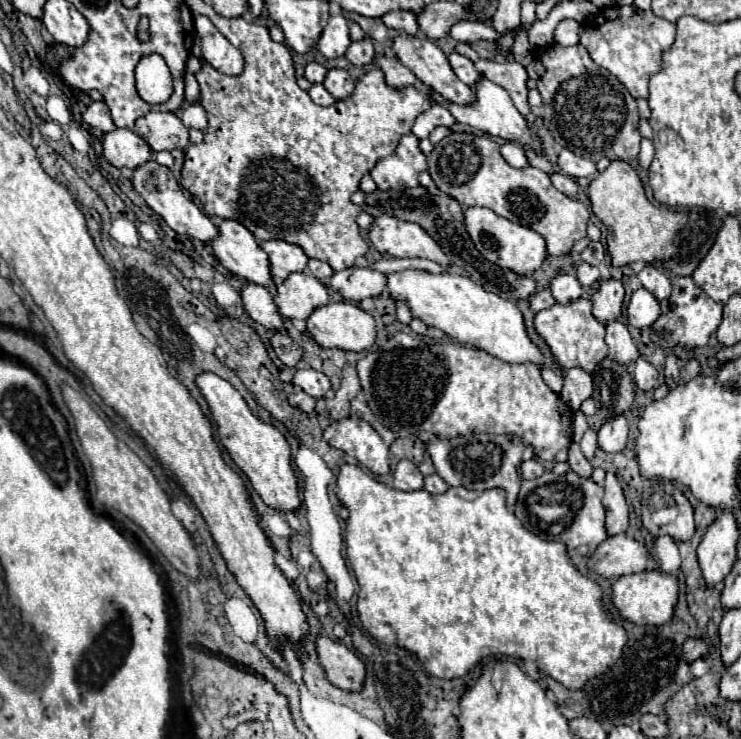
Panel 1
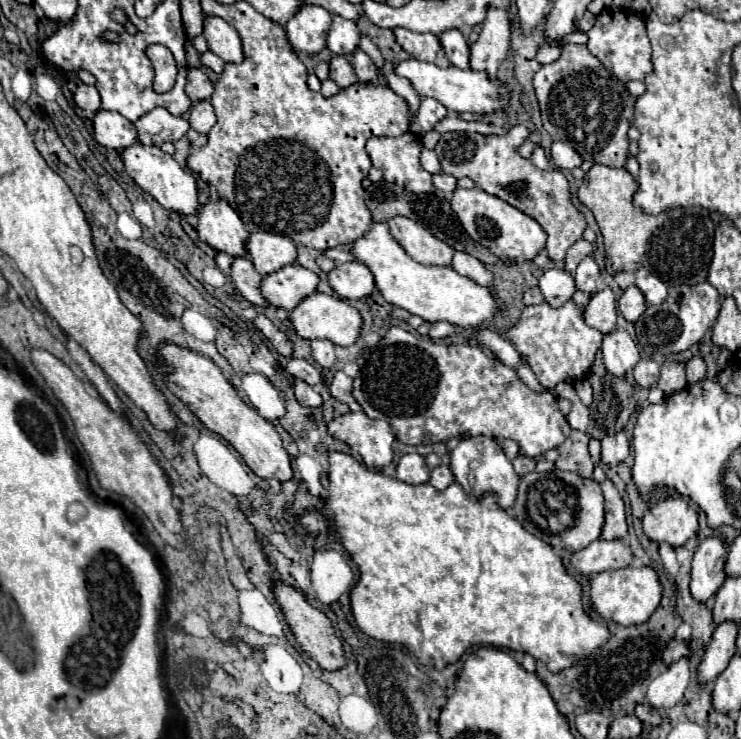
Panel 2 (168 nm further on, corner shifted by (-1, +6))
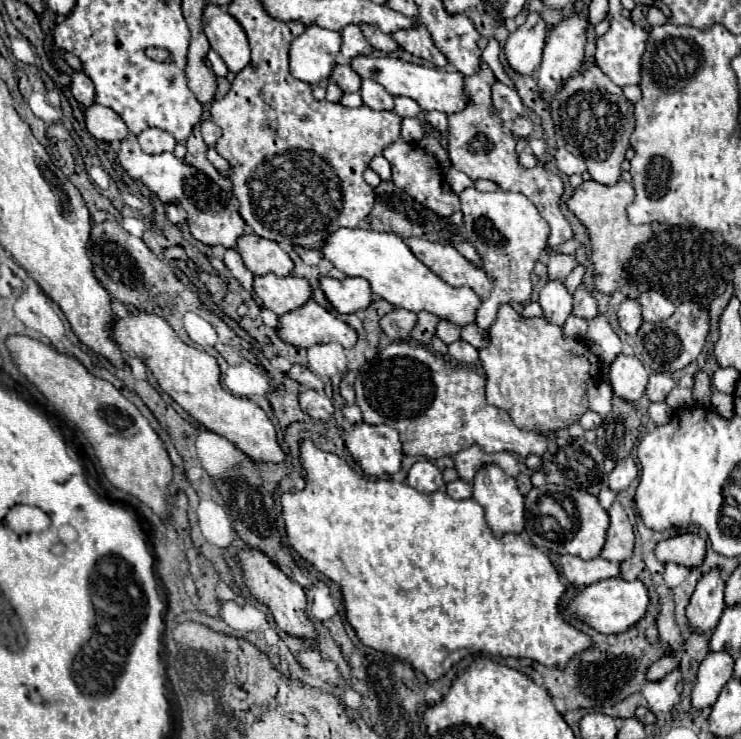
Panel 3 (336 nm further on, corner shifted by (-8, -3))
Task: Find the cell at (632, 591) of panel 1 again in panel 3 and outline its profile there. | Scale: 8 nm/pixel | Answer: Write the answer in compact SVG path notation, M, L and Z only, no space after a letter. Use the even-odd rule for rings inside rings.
M607 578L579 590L579 596L571 602L571 616L577 616L581 620L583 616L587 616L589 626L593 626L597 632L621 634L631 630L647 614L647 608L649 608L649 592L641 580L627 582L623 578Z

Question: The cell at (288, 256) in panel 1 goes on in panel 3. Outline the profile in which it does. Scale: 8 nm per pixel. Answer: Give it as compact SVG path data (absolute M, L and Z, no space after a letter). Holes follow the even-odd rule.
M255 234L241 236L237 240L237 252L241 254L245 266L257 276L265 276L269 272L277 276L289 276L295 266L291 256L279 244L263 240Z

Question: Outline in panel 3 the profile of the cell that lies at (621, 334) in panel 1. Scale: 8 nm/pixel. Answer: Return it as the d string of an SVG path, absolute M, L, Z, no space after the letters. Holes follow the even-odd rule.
M619 354L609 366L609 372L611 386L617 396L621 396L627 402L635 402L643 396L649 374L637 356Z

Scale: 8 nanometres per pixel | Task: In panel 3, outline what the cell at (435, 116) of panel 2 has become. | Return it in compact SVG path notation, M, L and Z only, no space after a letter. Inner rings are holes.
M427 112L427 122L435 128L435 130L441 130L445 132L447 130L447 116L443 112Z

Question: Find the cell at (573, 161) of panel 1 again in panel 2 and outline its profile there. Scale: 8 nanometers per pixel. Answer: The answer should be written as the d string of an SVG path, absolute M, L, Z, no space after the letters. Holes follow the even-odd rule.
M560 141L552 143L550 157L552 157L552 163L560 169L574 169L574 167L580 167L580 163L582 163L582 159L574 151L574 147L570 147L566 143L560 143Z

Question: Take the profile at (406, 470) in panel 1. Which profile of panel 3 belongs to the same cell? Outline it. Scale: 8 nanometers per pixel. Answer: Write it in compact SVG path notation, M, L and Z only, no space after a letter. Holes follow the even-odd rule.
M423 460L423 462L415 462L407 474L407 484L411 488L415 488L417 492L437 492L437 490L443 490L445 482L441 478L441 470L429 462L429 460Z

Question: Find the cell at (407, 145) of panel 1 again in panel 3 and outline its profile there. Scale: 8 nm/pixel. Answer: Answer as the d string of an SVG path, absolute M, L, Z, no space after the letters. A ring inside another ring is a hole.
M397 140L397 142L389 144L383 150L383 156L391 164L391 170L393 170L393 178L391 180L393 180L393 184L397 188L403 188L409 196L413 196L423 206L431 208L435 214L439 214L443 218L449 218L453 212L459 210L459 198L455 194L451 194L451 192L443 192L443 180L441 180L443 172L441 172L439 162L431 154L427 154L421 146Z

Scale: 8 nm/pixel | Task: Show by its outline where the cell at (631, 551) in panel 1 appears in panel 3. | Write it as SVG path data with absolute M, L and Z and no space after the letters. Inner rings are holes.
M561 556L559 564L563 568L565 578L577 586L577 588L585 588L593 582L605 580L605 578L615 578L621 574L619 570L619 562L609 562L601 556L593 558L593 560L583 560L579 556Z

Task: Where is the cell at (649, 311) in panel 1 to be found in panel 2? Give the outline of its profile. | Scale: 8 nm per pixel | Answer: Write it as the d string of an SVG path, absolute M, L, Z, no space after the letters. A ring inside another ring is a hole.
M630 285L622 297L618 299L618 309L622 313L622 317L630 323L638 321L638 317L646 311L646 301L644 301L644 295L640 293L640 289L636 285Z

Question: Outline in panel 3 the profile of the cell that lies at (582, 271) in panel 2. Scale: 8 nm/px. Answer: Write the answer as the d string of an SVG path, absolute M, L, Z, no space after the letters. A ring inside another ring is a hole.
M581 284L575 294L573 294L575 302L573 302L573 314L585 318L585 320L591 320L597 316L597 300L591 296L591 292L587 290L585 284Z

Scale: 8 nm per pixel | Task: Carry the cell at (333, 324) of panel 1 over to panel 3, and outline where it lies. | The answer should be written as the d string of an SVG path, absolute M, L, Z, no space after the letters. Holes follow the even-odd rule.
M315 300L283 314L279 318L279 336L283 342L301 348L329 342L339 342L343 348L353 348L357 342L357 332Z

